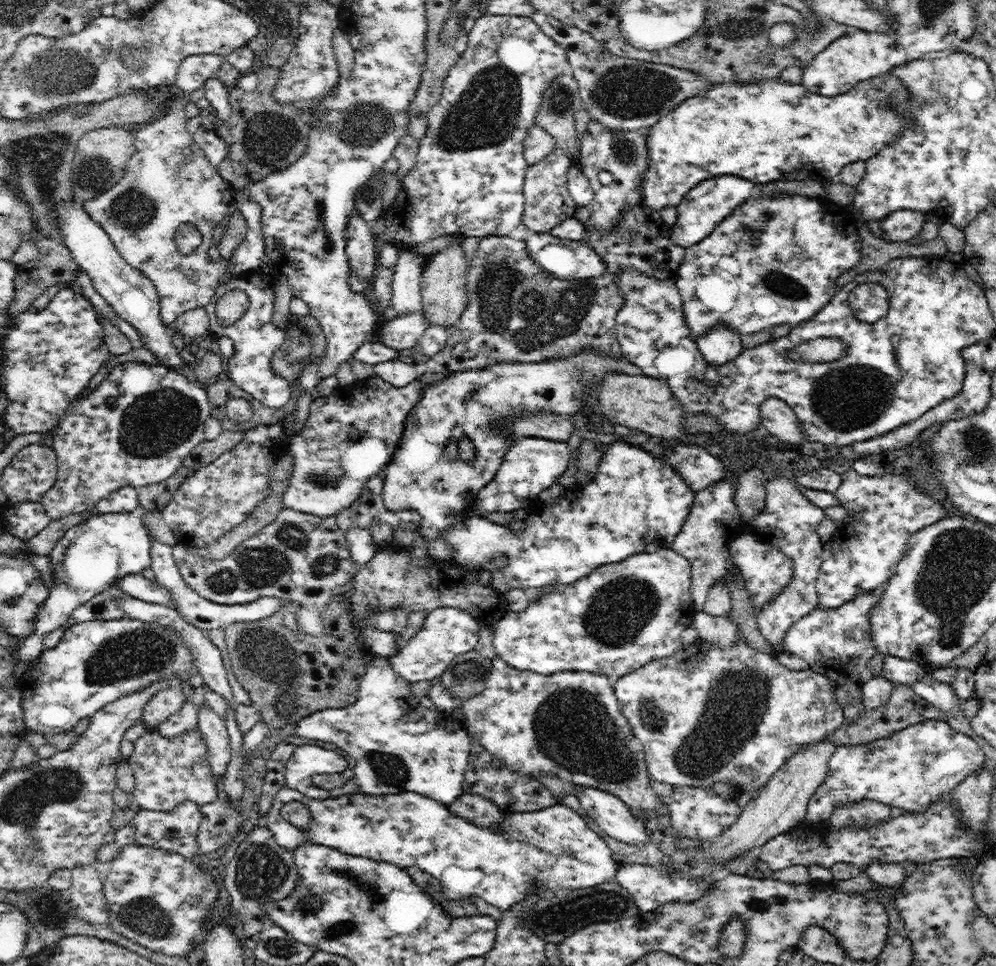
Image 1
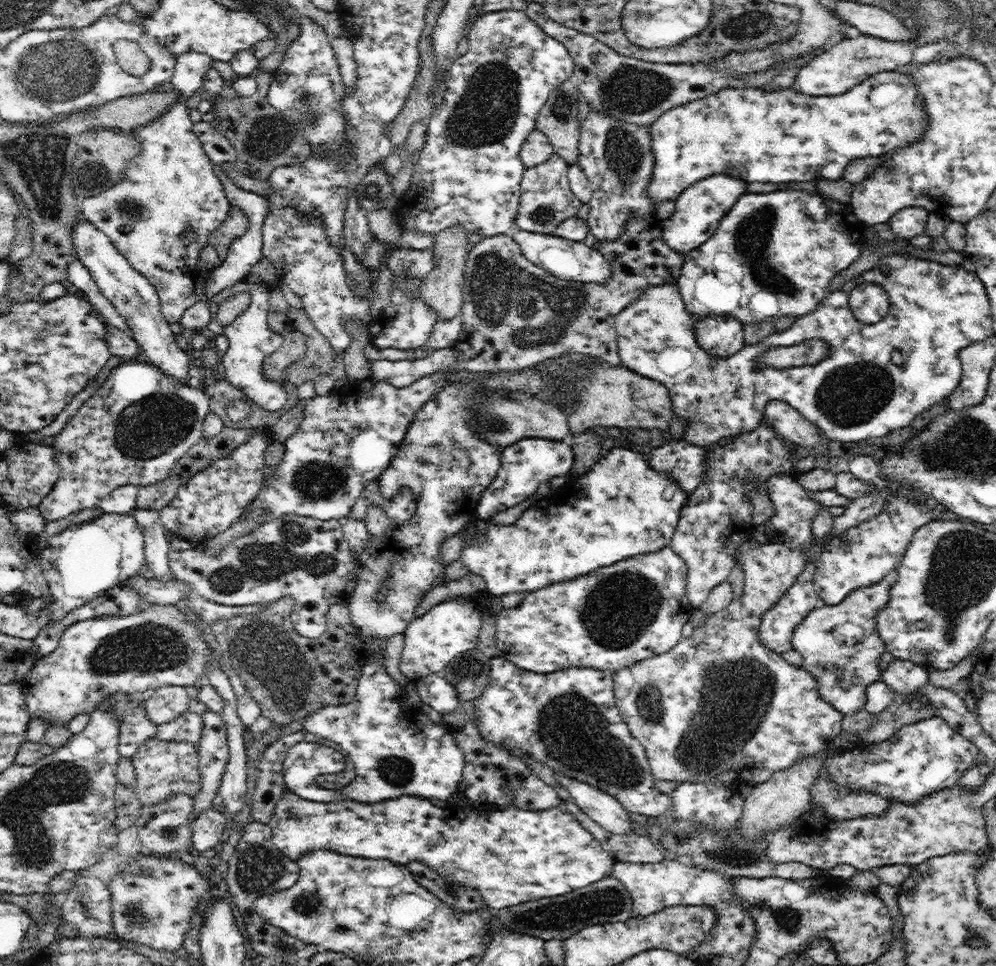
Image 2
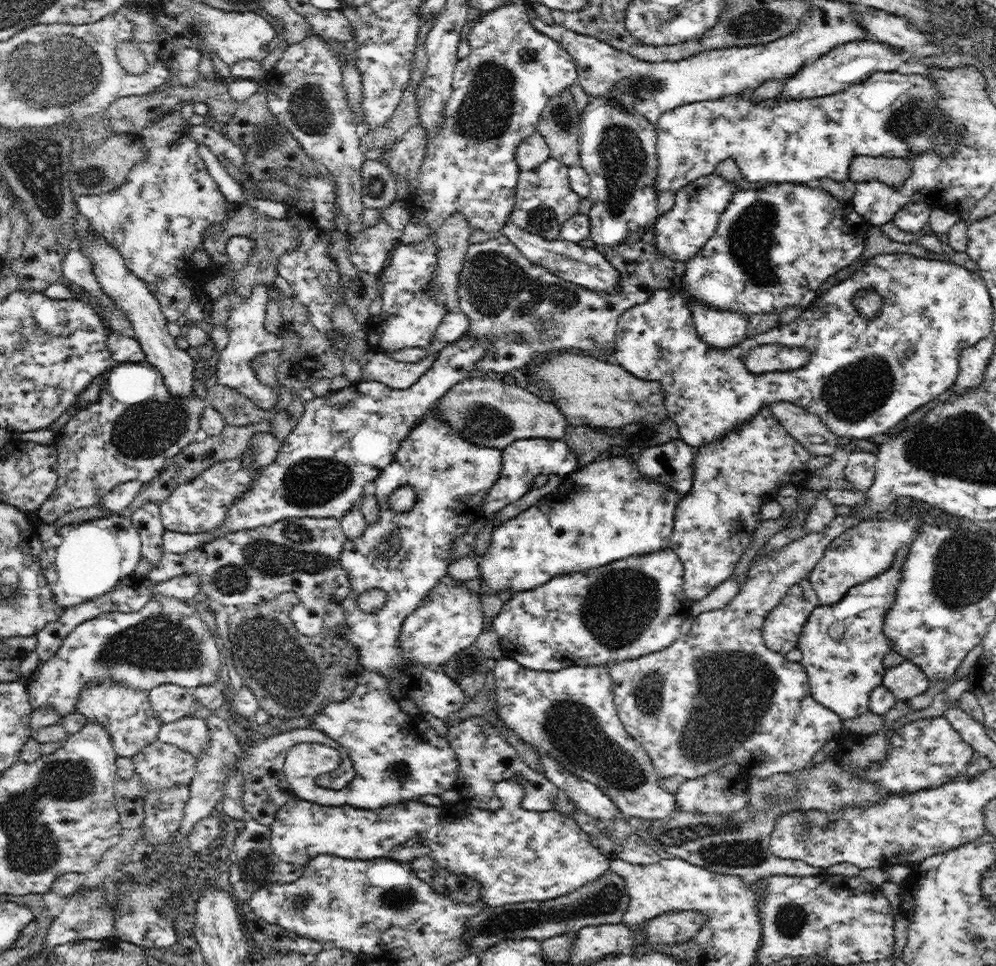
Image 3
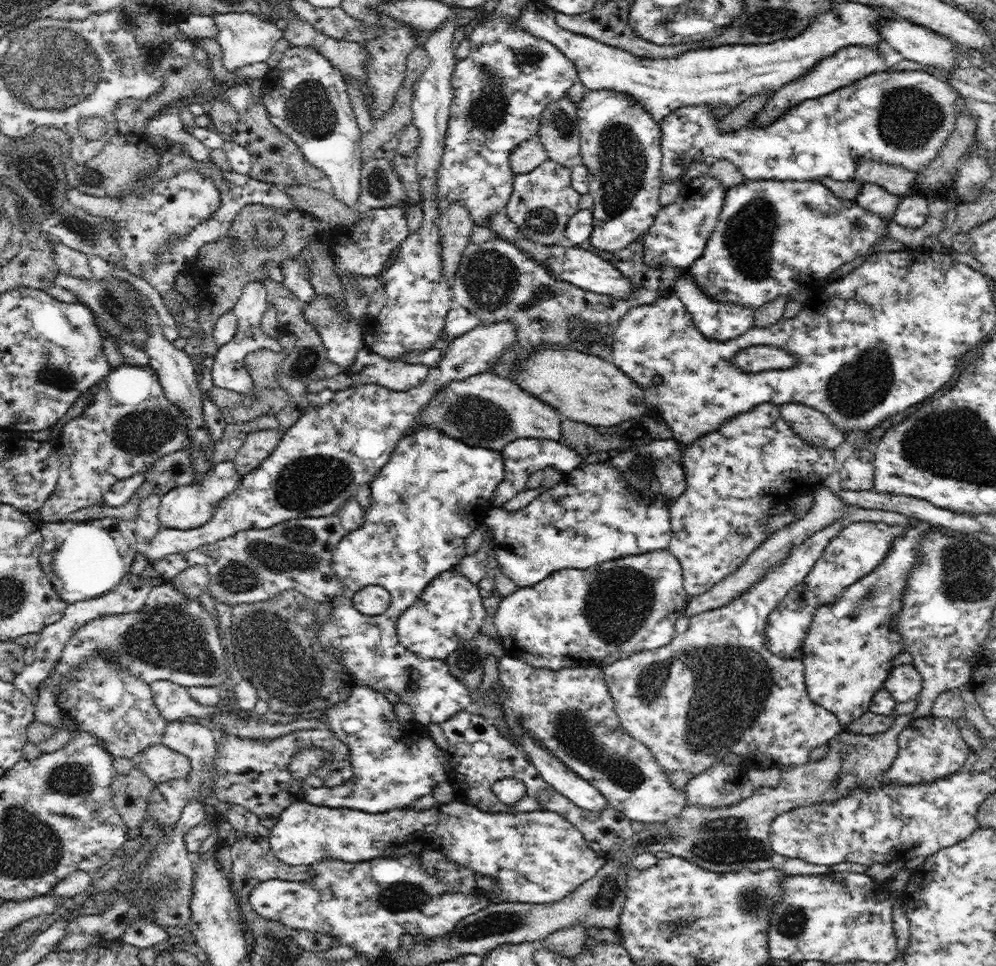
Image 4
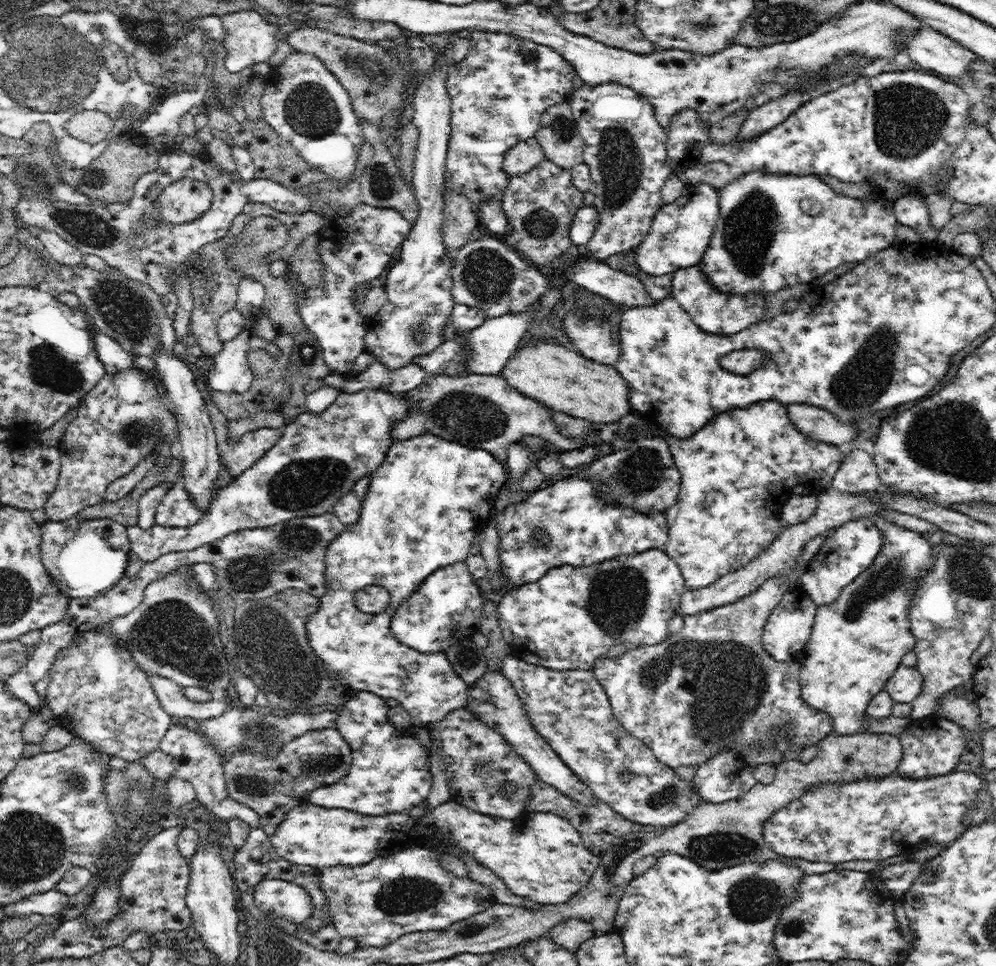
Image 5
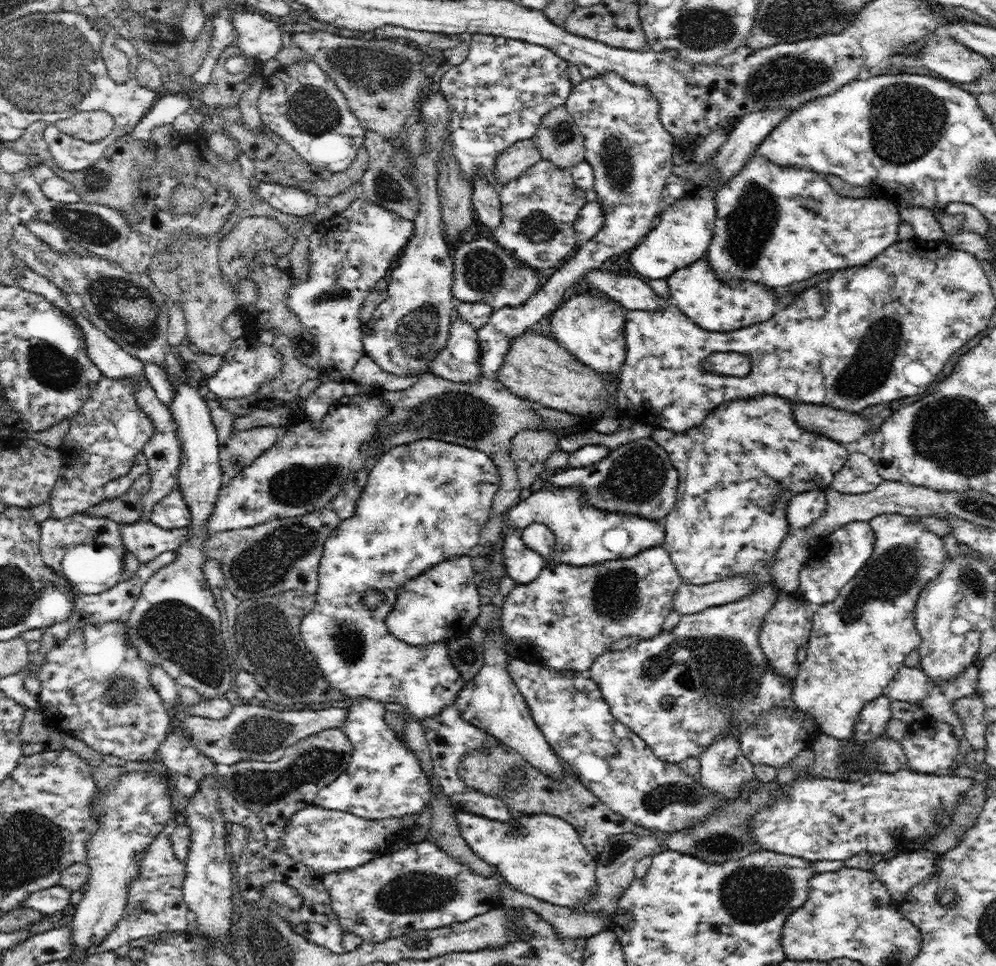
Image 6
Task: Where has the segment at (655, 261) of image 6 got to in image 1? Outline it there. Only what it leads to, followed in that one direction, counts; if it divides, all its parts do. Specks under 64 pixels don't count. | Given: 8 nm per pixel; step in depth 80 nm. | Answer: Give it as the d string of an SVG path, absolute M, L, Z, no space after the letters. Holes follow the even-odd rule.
M721 175L699 182L685 195L684 202L678 207L676 224L671 227L670 239L678 246L687 249L689 246L698 244L716 228L725 216L732 215L737 207L748 201L752 196L754 184L750 180L744 180L740 176Z

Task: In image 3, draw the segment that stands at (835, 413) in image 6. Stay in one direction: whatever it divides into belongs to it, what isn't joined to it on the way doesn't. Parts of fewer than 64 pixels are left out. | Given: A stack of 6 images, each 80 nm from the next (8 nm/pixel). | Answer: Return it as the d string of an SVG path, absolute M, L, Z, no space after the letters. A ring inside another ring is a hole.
M778 401L769 407L774 419L810 454L814 456L832 456L834 454L840 436L830 432L820 417L788 402Z

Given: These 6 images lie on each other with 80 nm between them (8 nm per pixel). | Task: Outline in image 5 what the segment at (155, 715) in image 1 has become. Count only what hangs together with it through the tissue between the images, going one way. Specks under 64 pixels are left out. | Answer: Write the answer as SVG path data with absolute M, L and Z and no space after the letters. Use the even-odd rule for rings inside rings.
M159 674L150 676L149 680L163 709L175 721L185 719L188 722L197 722L198 720L213 719L228 708L226 701L220 695L216 695L206 702L196 702L186 698L184 689L172 680Z

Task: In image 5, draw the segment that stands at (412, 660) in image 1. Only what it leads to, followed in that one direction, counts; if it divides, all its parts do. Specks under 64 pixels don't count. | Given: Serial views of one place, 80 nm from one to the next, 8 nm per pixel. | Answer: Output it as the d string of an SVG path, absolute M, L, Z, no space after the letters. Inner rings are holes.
M465 560L448 564L432 572L408 600L399 604L391 619L390 630L402 645L423 655L446 652L453 645L471 638L479 631L479 621L484 616L481 588L474 583Z

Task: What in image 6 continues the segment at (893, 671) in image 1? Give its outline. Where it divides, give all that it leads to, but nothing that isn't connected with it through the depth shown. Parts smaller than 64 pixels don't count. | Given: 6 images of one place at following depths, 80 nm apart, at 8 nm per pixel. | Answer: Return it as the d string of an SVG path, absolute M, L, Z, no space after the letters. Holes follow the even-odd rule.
M972 664L970 668L967 668L952 681L947 681L944 685L936 685L932 683L932 679L928 677L922 668L908 667L904 665L900 667L900 670L894 676L891 683L888 684L888 696L894 700L908 701L920 705L920 707L926 712L926 714L932 716L932 718L948 723L954 731L954 735L958 737L958 740L964 739L965 732L963 731L963 724L960 717L953 711L952 705L955 700L958 700L963 696L970 696L976 693L978 688L979 667L978 664Z

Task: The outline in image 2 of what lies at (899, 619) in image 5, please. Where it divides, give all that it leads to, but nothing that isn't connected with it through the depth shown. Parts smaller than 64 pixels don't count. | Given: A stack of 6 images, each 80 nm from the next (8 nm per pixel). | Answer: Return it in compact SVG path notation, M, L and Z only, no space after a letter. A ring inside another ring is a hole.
M888 576L878 584L856 588L840 604L820 603L792 634L793 650L800 653L803 667L816 680L820 698L843 715L864 709L868 686L881 680L878 661L886 648L878 633L878 613L888 604L891 586L892 576Z

